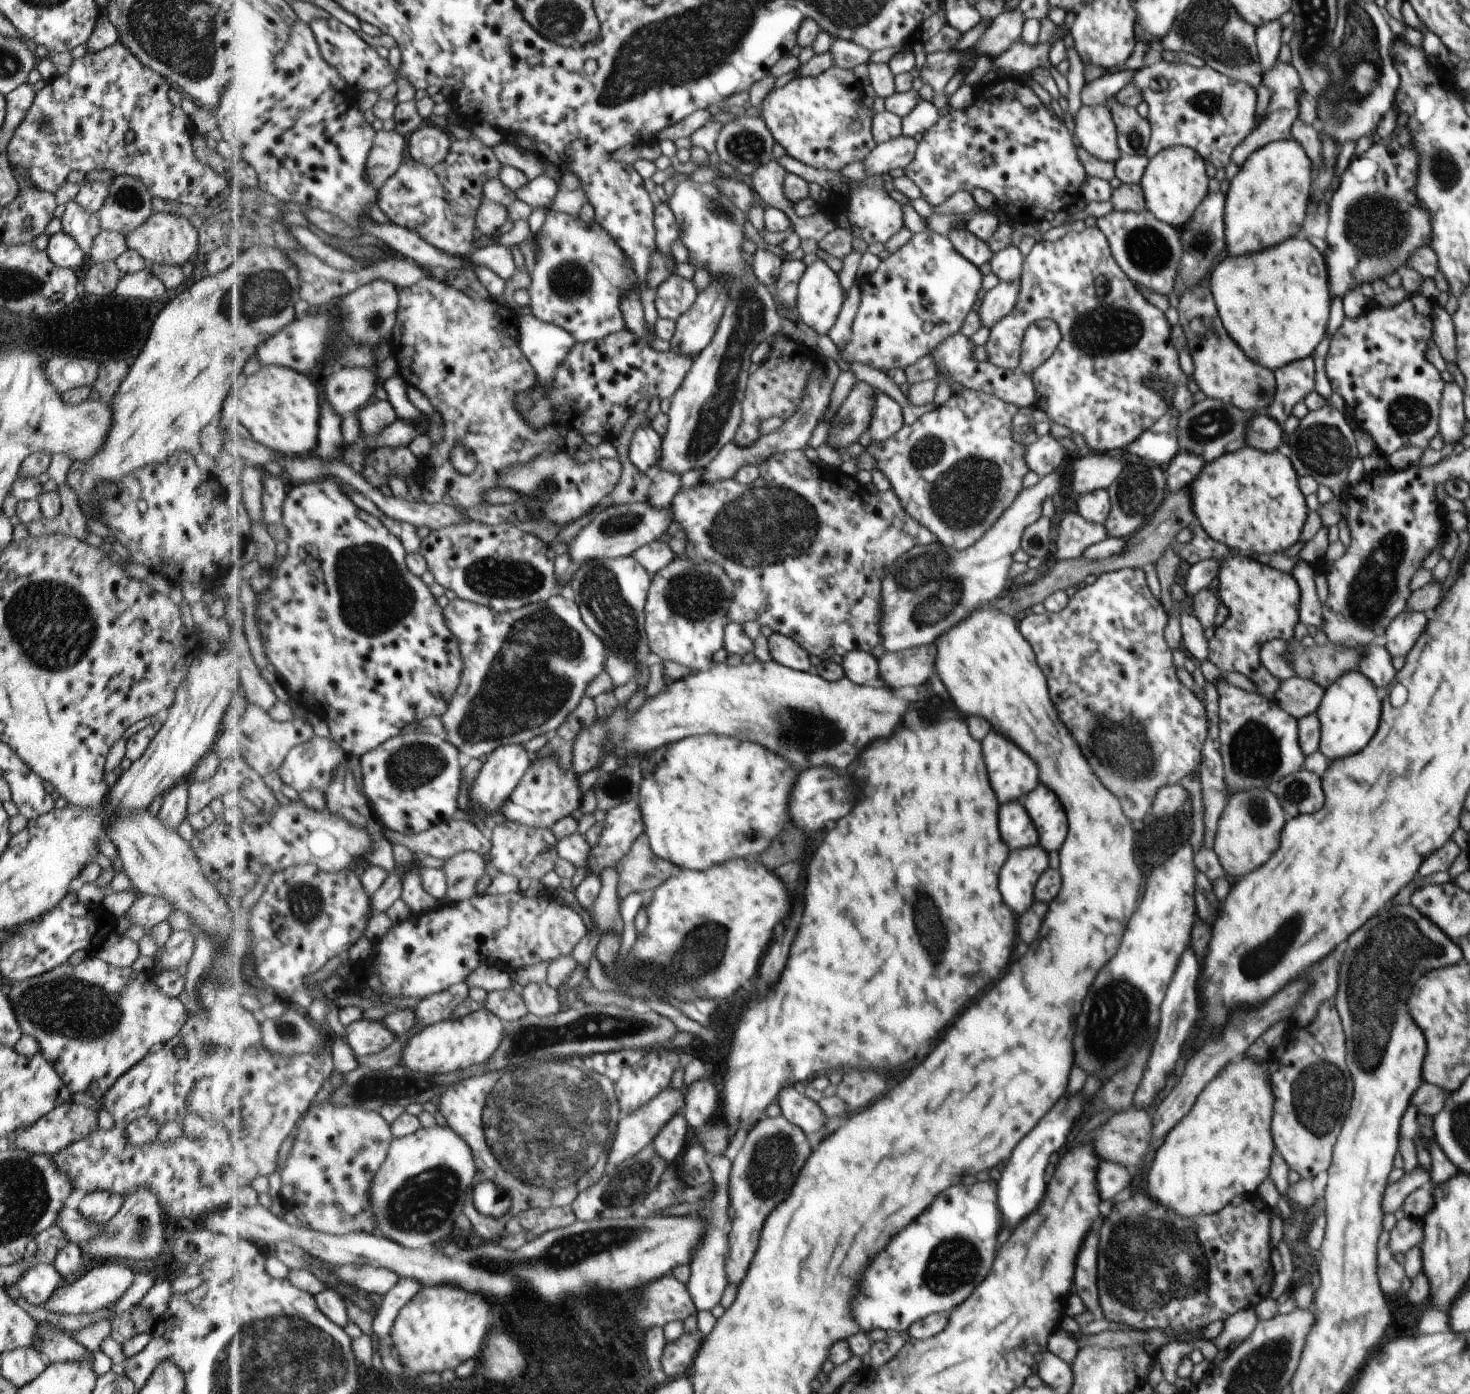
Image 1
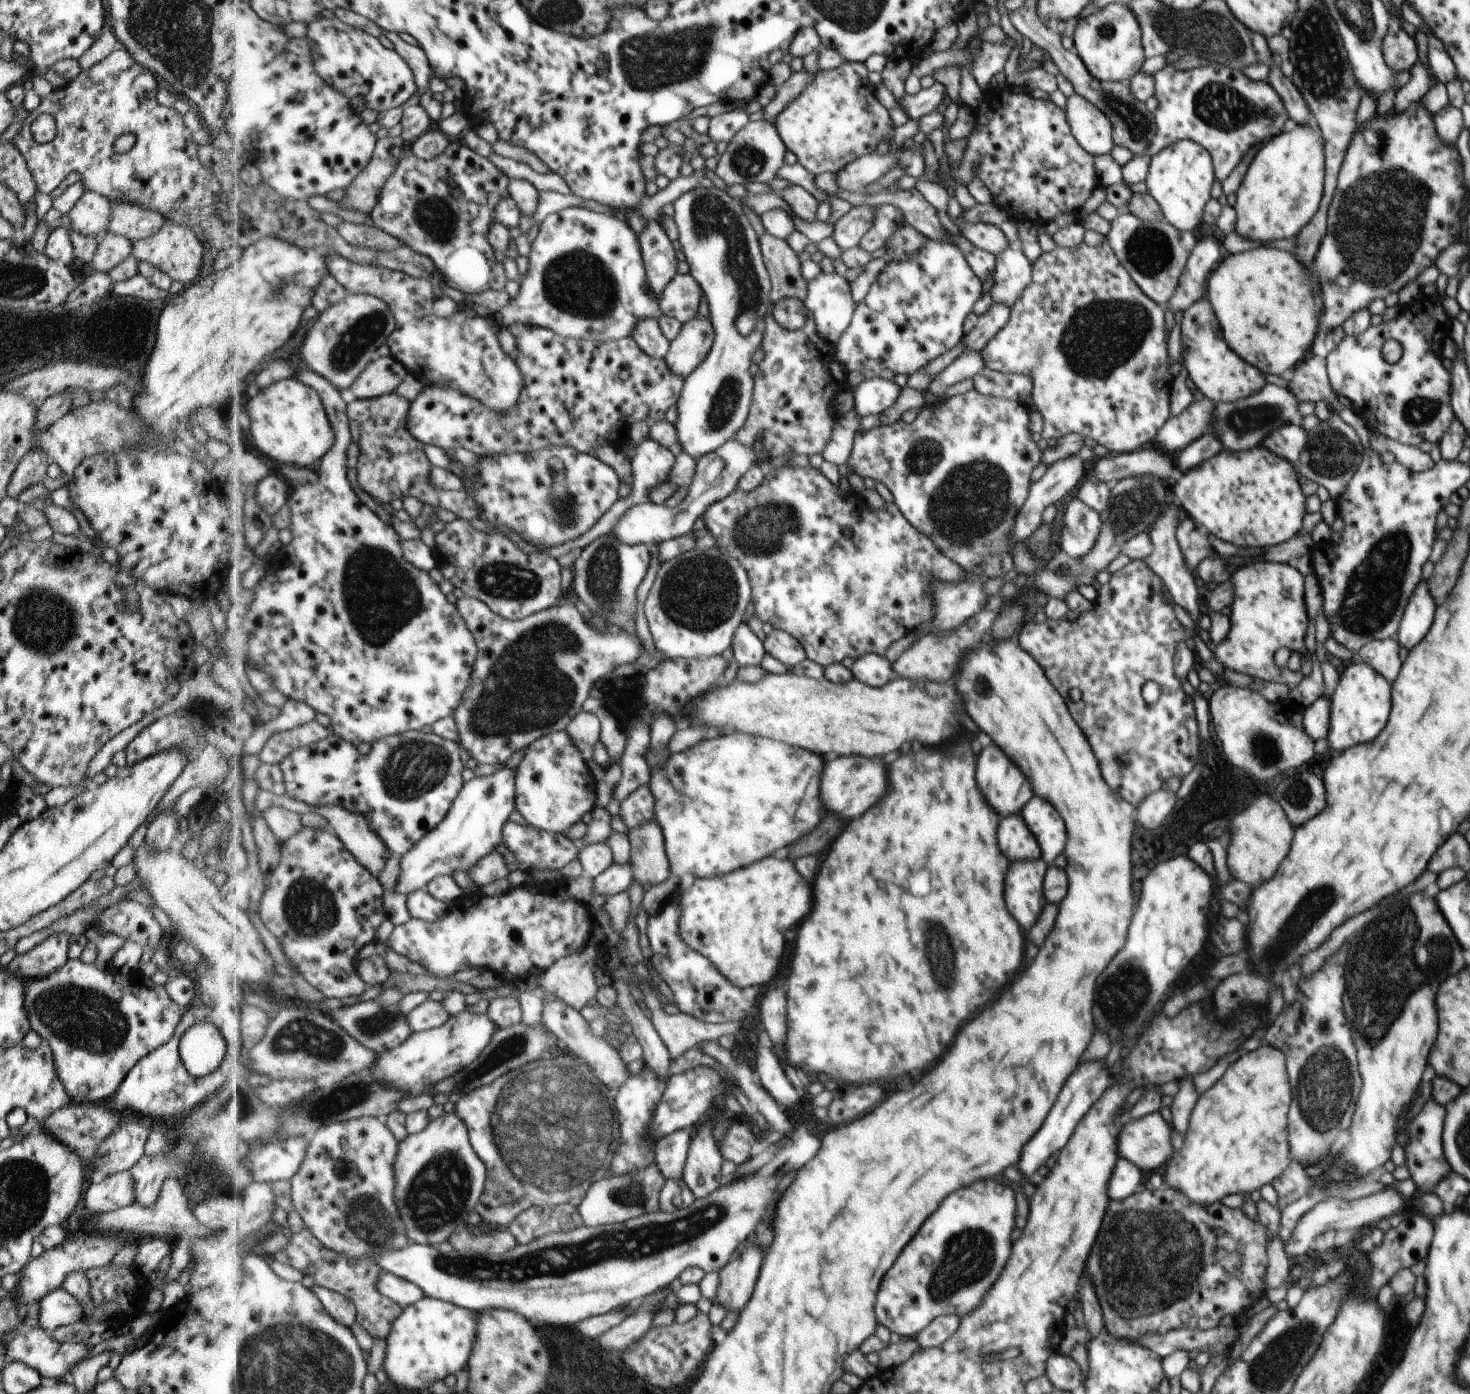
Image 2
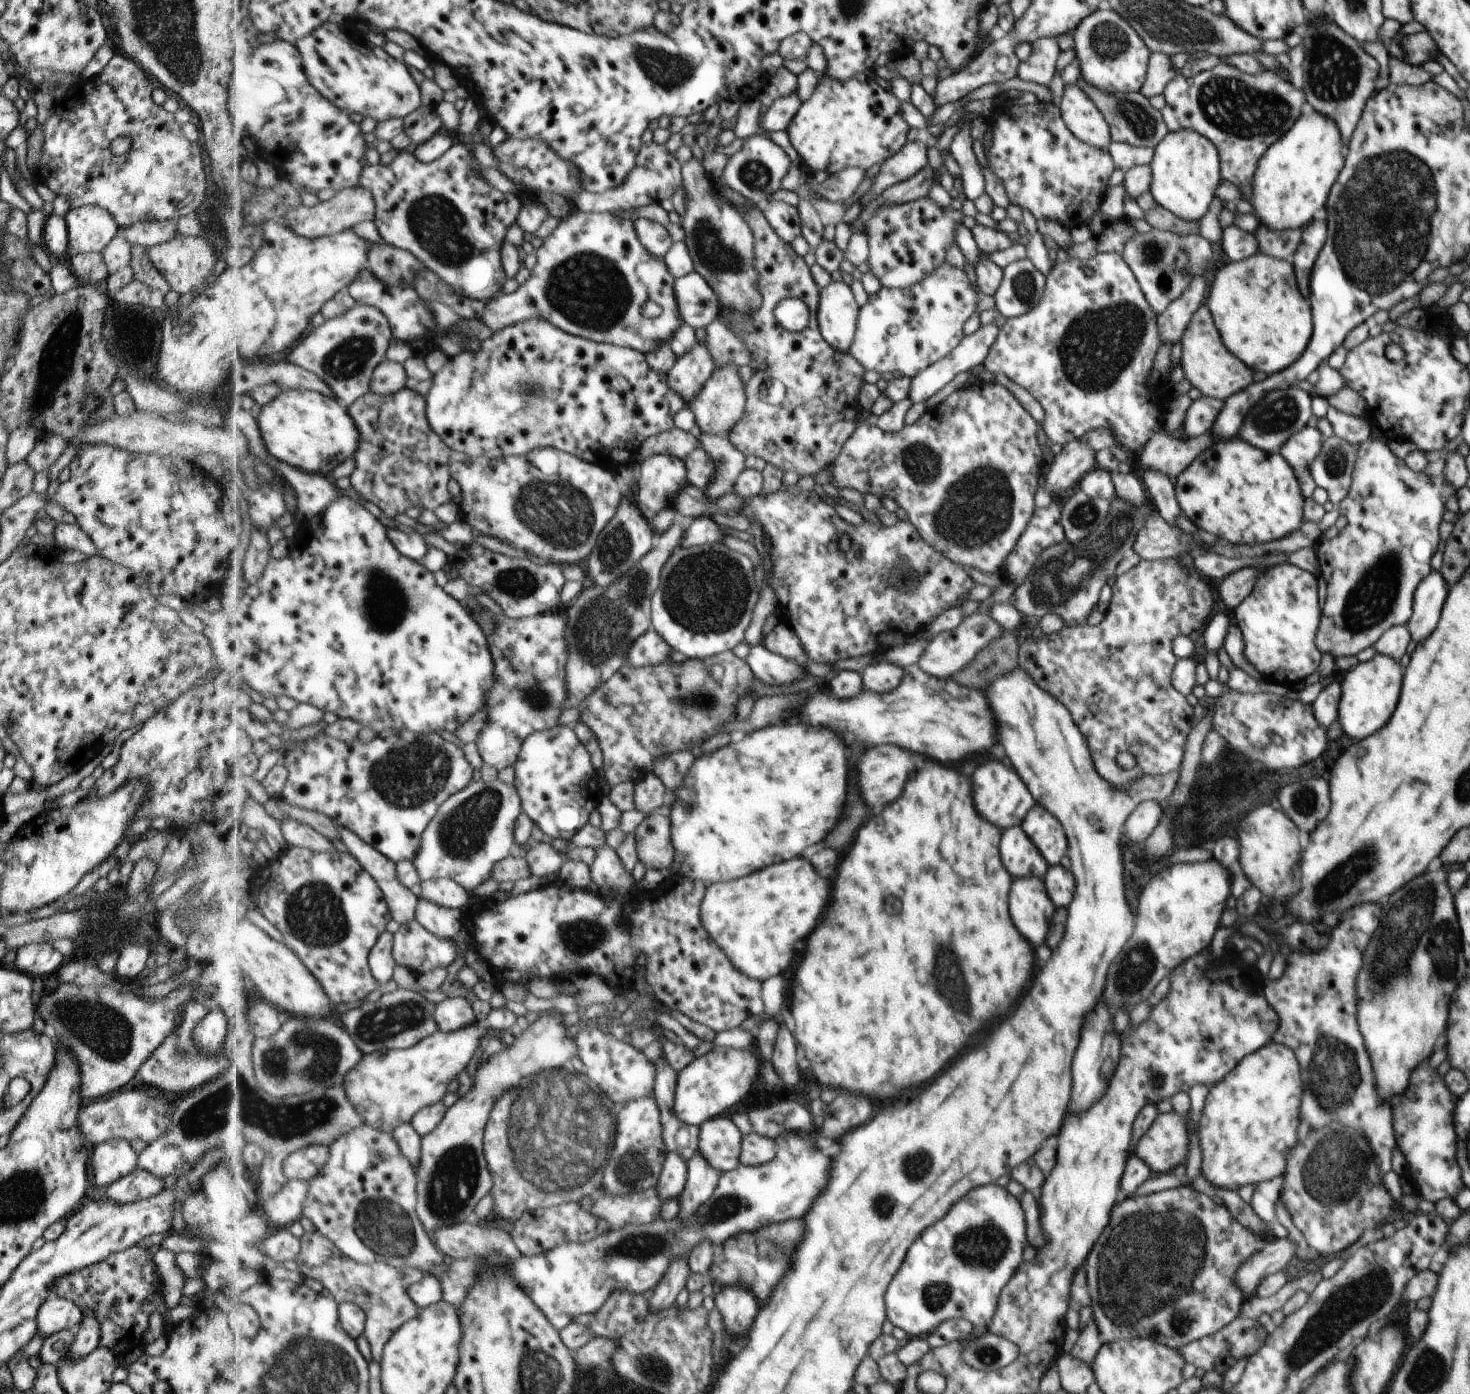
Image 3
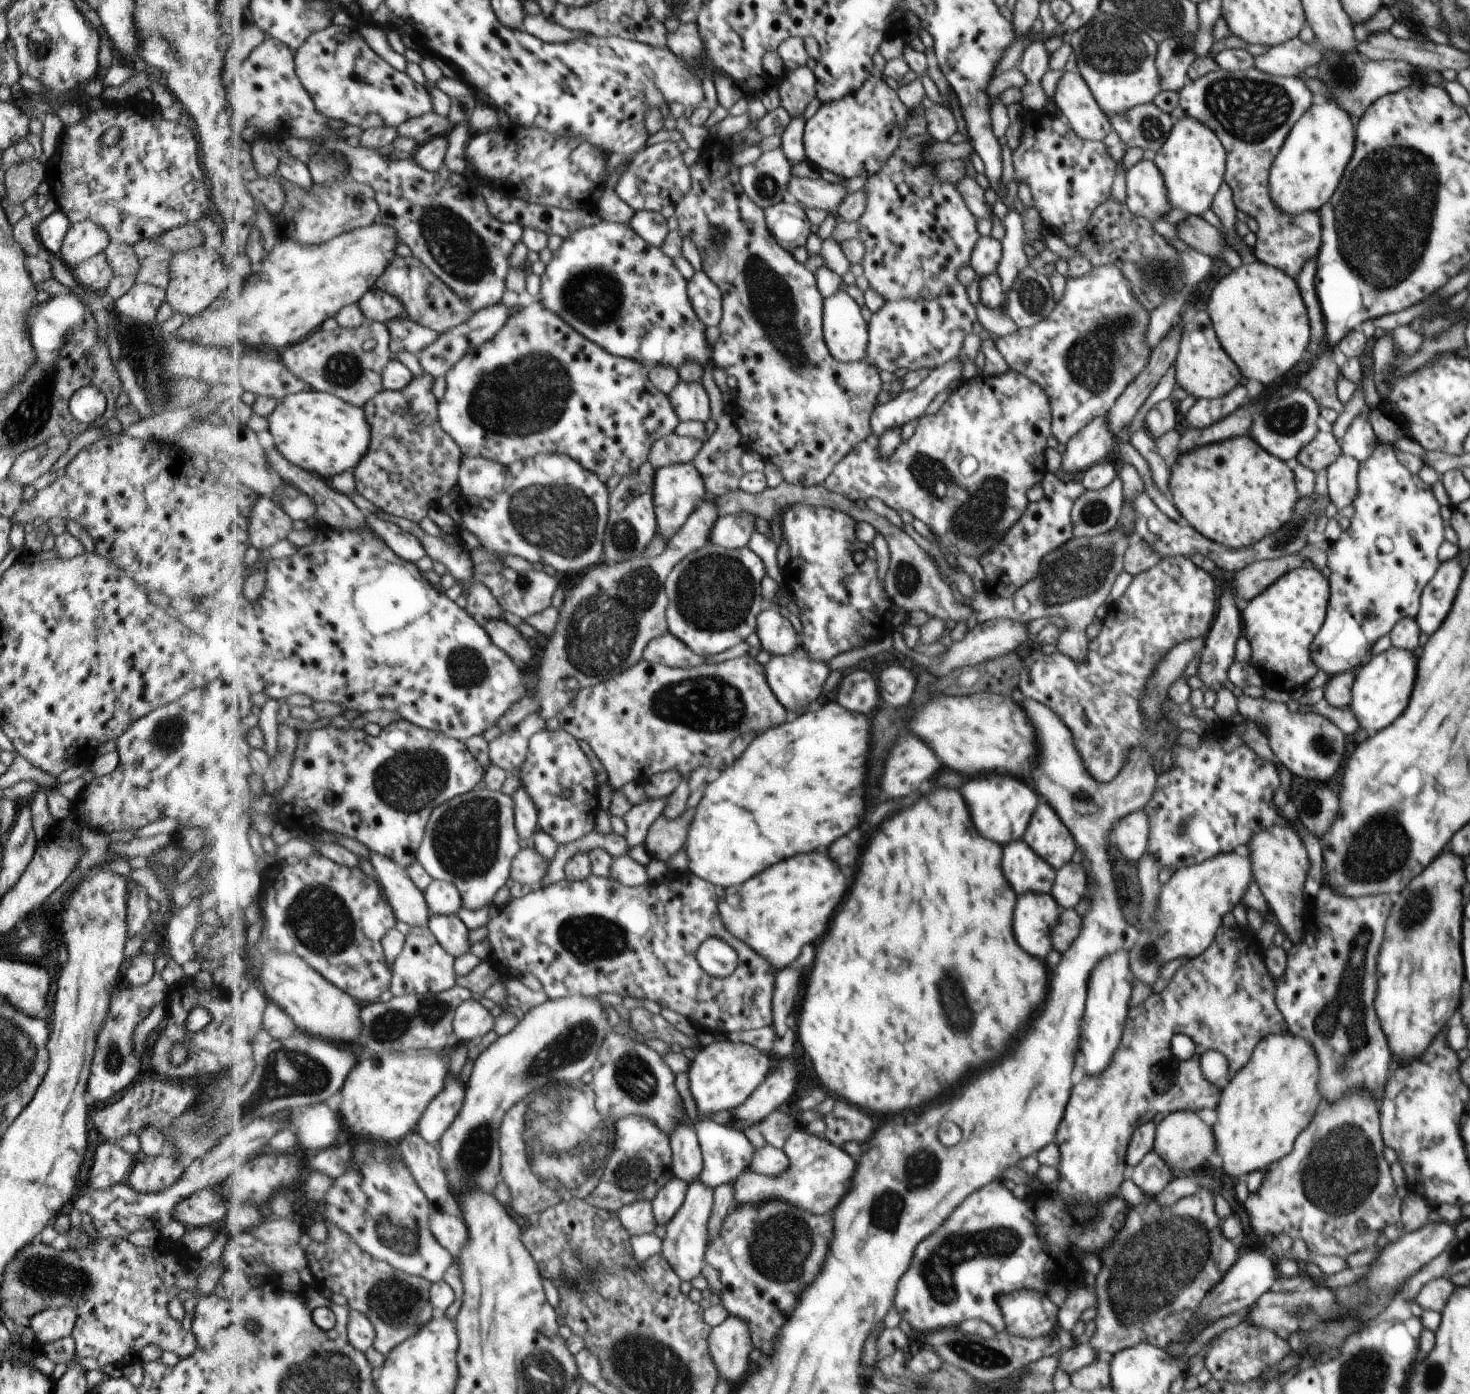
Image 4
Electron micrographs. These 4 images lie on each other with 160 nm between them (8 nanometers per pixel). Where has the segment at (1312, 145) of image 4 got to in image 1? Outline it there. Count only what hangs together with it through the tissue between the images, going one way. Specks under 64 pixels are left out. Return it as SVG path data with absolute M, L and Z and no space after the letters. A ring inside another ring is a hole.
M1295 139L1273 141L1254 150L1228 182L1224 196L1225 254L1258 253L1294 236L1303 226L1310 198L1312 162Z

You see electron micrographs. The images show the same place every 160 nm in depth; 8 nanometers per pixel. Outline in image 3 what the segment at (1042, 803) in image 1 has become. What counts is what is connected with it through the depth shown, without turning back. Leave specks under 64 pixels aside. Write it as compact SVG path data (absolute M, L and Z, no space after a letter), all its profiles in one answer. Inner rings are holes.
M1041 805L1032 806L1023 817L1020 827L1047 864L1061 864L1059 860L1065 854L1067 842L1061 824L1052 814L1043 810Z

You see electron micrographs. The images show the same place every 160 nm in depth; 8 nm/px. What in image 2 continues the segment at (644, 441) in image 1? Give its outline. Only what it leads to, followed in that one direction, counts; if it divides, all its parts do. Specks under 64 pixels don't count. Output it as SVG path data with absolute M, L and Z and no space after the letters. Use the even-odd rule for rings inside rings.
M647 438L633 451L634 486L627 496L629 506L651 503L650 495L658 486L666 484L677 462L674 451Z

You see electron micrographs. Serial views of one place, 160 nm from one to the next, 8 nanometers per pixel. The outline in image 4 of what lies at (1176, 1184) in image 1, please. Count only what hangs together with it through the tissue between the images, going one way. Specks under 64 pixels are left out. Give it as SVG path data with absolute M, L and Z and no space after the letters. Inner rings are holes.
M1289 1032L1263 1037L1251 1053L1250 1060L1221 1085L1222 1093L1216 1105L1214 1126L1215 1144L1218 1148L1217 1166L1224 1174L1238 1180L1253 1171L1263 1172L1275 1161L1291 1154L1295 1136L1310 1124L1315 1106L1321 1102L1318 1090L1319 1058L1312 1044L1299 1035Z

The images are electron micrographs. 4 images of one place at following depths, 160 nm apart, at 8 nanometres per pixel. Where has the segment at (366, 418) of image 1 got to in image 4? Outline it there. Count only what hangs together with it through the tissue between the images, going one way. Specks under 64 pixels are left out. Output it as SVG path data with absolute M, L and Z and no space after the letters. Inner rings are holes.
M423 372L402 391L385 389L373 401L364 407L373 426L370 452L354 470L356 489L359 494L375 505L379 510L395 516L405 517L414 523L421 522L431 508L439 508L439 498L449 494L457 485L459 466L465 455L458 442L443 428L440 422L438 406L440 402L433 394L435 376Z

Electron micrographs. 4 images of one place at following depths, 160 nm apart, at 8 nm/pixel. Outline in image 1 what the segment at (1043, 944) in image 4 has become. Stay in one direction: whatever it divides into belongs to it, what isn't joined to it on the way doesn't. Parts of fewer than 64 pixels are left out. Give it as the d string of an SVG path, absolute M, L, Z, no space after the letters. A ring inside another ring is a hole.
M1038 845L1011 854L1011 862L1003 866L1003 878L999 878L999 890L1003 890L1003 902L1021 914L1035 901L1035 884L1048 869L1047 854Z

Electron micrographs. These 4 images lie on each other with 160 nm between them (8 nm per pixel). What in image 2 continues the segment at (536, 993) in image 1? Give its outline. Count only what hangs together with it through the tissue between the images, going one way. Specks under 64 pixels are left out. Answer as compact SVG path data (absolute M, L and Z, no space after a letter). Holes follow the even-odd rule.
M539 993L543 1000L542 1021L561 1041L569 1052L591 1066L592 1072L596 1074L604 1085L611 1090L621 1090L621 1087L630 1080L631 1071L627 1068L626 1060L622 1057L619 1046L612 1044L608 1038L600 1037L590 1025L590 1022L572 1006L555 999L552 995Z

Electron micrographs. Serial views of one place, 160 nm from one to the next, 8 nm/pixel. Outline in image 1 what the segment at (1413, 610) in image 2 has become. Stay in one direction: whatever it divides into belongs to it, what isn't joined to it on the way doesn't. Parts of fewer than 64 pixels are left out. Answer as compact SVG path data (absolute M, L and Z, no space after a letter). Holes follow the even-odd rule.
M1407 611L1395 617L1385 632L1384 647L1389 656L1405 656L1415 644L1417 636L1421 636L1426 622L1422 612Z

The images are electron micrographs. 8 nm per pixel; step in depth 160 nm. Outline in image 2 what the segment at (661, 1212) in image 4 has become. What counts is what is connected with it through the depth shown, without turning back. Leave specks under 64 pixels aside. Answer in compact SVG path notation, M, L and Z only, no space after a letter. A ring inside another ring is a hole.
M683 1129L659 1138L655 1164L661 1169L666 1180L681 1180L684 1177L691 1143L691 1136Z

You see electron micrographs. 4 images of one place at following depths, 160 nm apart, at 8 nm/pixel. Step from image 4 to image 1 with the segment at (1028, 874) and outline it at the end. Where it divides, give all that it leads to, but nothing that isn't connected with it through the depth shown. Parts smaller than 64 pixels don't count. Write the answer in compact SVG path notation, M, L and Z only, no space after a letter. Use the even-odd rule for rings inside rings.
M1011 801L1003 806L1003 818L999 818L999 830L1003 830L1003 842L1011 850L1034 847L1038 844L1038 834L1021 805L1021 801Z

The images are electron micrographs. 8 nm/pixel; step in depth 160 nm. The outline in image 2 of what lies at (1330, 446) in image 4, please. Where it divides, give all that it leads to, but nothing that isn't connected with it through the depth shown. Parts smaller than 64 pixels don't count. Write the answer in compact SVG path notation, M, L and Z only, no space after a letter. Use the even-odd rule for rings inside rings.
M1286 424L1275 429L1261 442L1261 446L1287 462L1297 463L1299 453L1305 448L1306 434L1300 426Z

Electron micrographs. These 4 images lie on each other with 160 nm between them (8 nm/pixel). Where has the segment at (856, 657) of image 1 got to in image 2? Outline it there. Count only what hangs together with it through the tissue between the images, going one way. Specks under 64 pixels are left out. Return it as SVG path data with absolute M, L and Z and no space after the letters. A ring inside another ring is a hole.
M875 653L856 659L851 670L855 679L872 687L884 687L897 677L894 664L884 656Z

